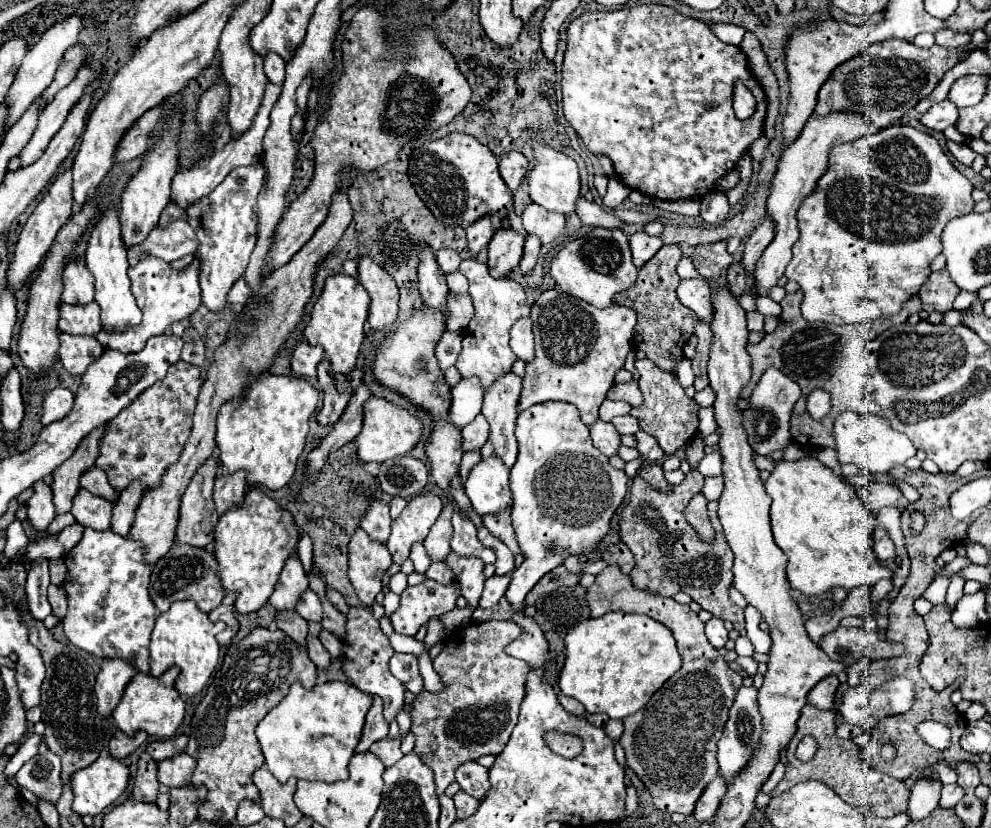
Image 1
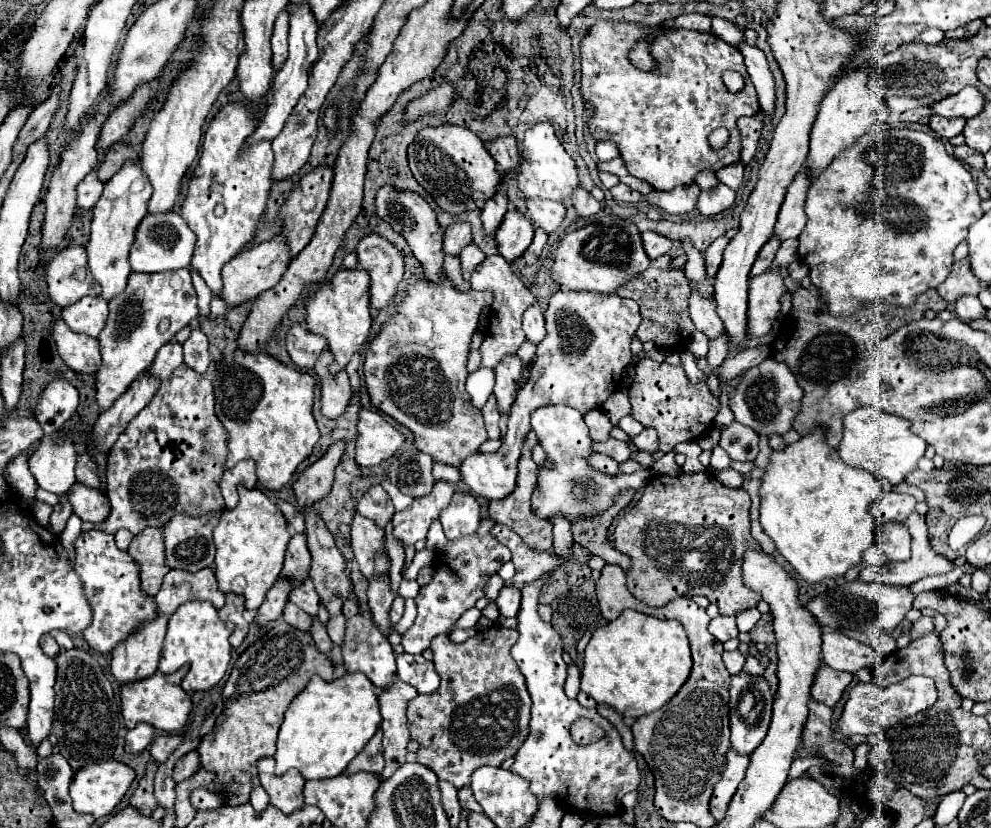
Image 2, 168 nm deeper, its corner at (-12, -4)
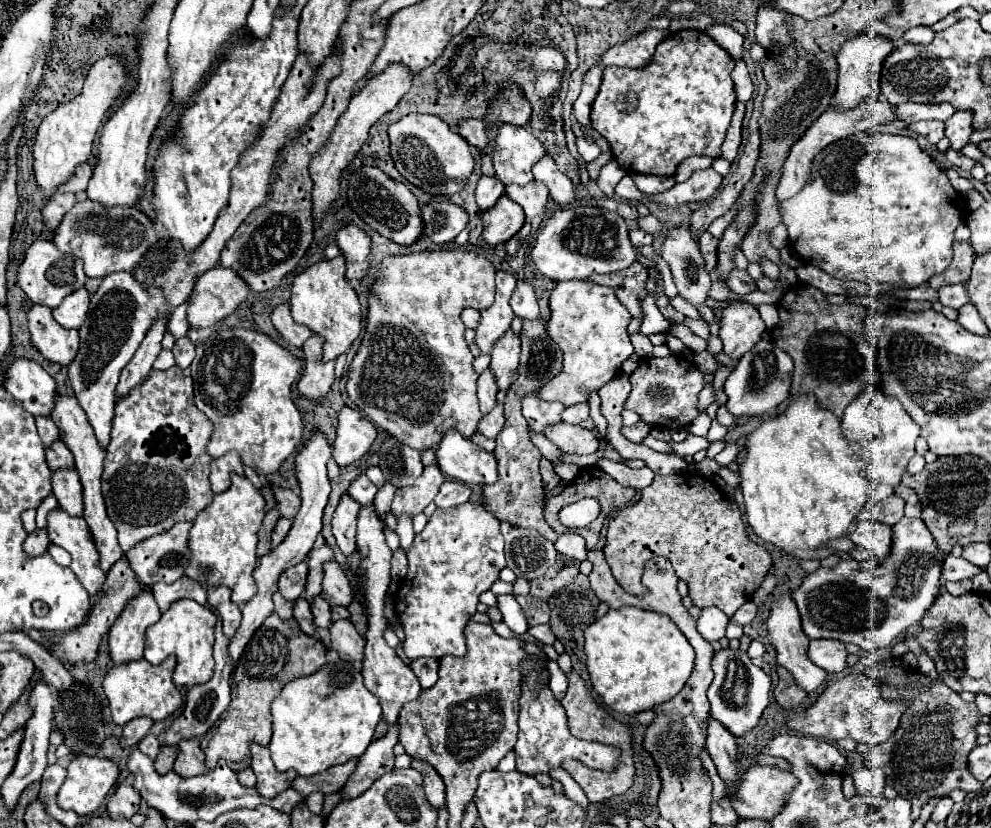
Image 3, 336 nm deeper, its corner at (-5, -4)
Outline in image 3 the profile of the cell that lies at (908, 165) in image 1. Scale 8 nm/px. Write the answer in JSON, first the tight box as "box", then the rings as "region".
{"box":[780,133,966,287],"region":[[[876,133],[876,135],[852,135],[846,139],[840,139],[836,143],[830,143],[830,147],[822,149],[812,163],[810,169],[810,177],[806,181],[806,185],[790,199],[780,203],[780,215],[782,215],[782,223],[788,227],[788,235],[790,235],[790,249],[804,259],[804,263],[808,265],[816,265],[822,271],[826,271],[828,275],[842,279],[842,281],[860,281],[860,283],[898,283],[898,285],[910,285],[910,287],[918,287],[922,283],[928,283],[928,279],[932,275],[938,275],[940,271],[946,271],[946,267],[950,265],[952,259],[952,243],[954,243],[954,229],[958,227],[958,223],[962,221],[962,215],[966,215],[966,205],[960,199],[960,195],[954,191],[954,187],[950,185],[946,171],[938,169],[934,159],[930,155],[926,155],[916,139],[912,137],[902,137],[902,135],[886,135],[886,133]]]}

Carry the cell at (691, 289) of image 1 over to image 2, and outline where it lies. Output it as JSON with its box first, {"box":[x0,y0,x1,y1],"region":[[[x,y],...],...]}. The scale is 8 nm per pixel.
{"box":[681,241,713,297],"region":[[[681,241],[681,247],[687,253],[687,265],[683,267],[691,289],[695,289],[701,297],[711,297],[713,295],[713,281],[705,273],[703,265],[703,253],[697,251],[689,241]]]}

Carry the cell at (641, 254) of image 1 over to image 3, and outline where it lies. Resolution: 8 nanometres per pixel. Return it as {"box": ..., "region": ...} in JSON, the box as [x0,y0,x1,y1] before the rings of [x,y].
{"box":[630,229,652,247],"region":[[[632,229],[630,231],[630,241],[632,241],[632,245],[634,247],[642,247],[642,245],[652,245],[652,235],[650,233],[646,233],[646,231],[642,231],[642,229]]]}

